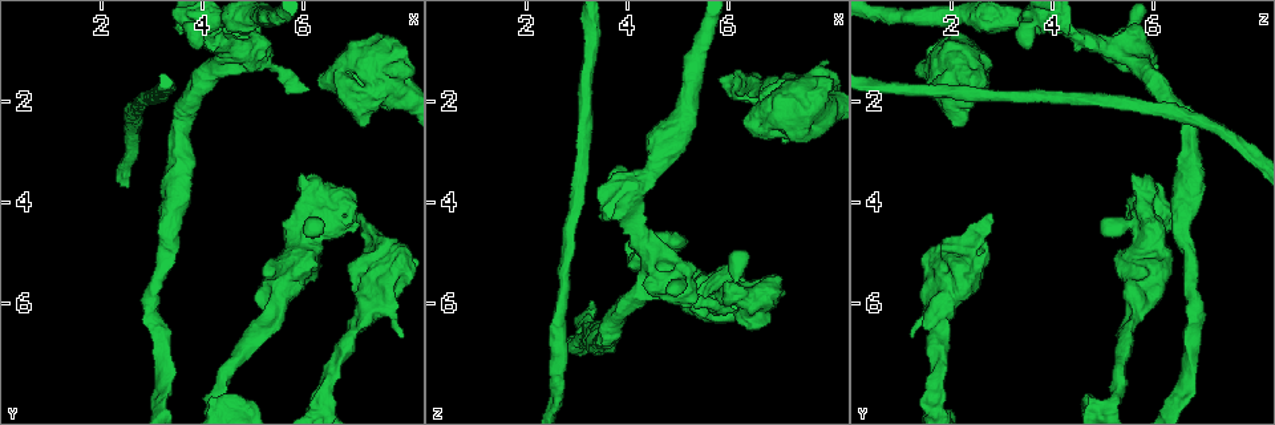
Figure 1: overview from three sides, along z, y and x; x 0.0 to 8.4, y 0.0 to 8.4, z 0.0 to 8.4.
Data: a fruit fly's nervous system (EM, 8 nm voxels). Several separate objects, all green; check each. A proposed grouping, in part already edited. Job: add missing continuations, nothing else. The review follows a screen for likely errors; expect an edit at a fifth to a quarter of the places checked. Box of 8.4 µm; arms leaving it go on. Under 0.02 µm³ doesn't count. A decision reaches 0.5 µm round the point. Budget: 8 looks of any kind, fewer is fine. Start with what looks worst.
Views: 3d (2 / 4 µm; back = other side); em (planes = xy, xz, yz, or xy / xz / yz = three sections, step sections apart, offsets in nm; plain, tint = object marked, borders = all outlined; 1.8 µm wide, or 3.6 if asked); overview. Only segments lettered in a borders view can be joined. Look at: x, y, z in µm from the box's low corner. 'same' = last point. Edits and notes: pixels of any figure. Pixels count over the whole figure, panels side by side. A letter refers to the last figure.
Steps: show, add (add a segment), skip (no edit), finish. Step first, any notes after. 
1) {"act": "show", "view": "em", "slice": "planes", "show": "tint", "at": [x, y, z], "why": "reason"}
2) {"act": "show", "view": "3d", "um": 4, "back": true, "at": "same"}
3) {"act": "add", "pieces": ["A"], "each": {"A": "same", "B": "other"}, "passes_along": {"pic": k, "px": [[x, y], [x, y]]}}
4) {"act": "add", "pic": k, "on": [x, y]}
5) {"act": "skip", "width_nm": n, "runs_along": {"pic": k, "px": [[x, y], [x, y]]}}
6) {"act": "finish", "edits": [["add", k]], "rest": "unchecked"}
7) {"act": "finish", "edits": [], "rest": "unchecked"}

{"act": "show", "view": "em", "slice": "planes", "show": "borders", "at": [7.10, 4.30, 2.85], "why": "branch stops here"}

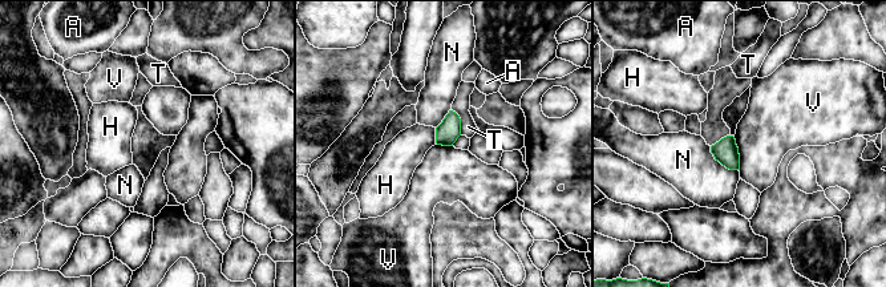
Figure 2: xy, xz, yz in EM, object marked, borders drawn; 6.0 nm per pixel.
{"act": "skip", "each": {"A": "other", "H": "other", "N": "other", "T": "other", "V": "other"}, "border": {"pic": 2, "px": [[733, 137], [737, 145], [739, 170]]}, "found": "no lettered segment goes on from it"}

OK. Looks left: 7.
{"act": "show", "view": "3d", "um": 4, "at": [6.05, 1.80, 6.20], "why": "branch stops here"}

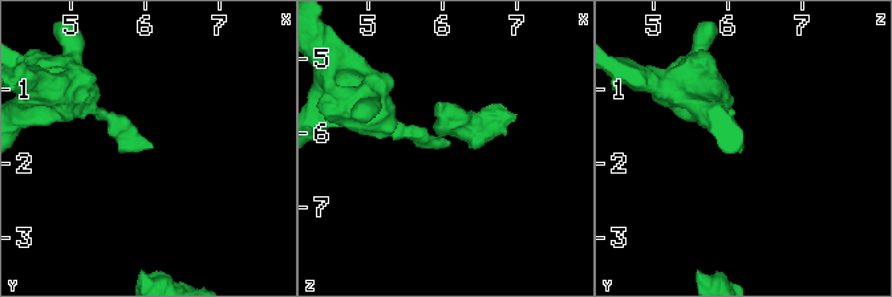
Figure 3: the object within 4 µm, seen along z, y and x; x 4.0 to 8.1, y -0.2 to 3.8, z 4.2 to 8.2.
{"act": "show", "view": "em", "slice": "xy", "step": 4, "show": "borders", "at": [6.05, 1.75, 6.20]}

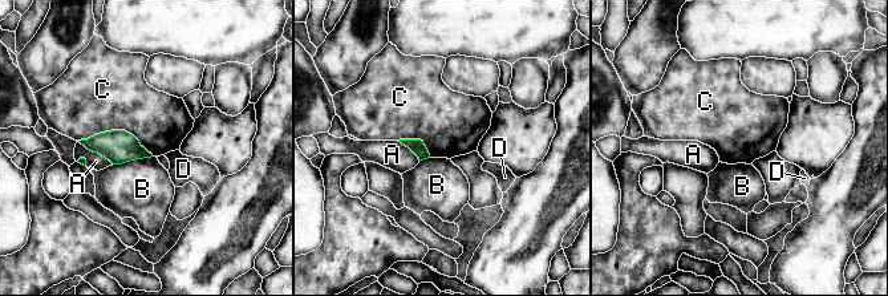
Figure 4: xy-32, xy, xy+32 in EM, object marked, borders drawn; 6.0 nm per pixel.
{"act": "show", "view": "em", "slice": "planes", "show": "borders", "at": "same"}

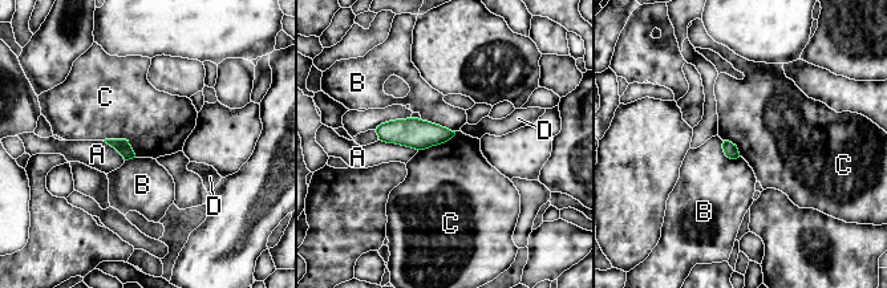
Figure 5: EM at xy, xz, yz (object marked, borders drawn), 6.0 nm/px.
{"act": "skip", "each": {"A": "other", "B": "other", "C": "other", "D": "other"}, "found": "none of them fits"}

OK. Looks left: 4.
{"act": "show", "view": "3d", "um": 4, "back": true, "at": [7.00, 2.35, 2.30]}

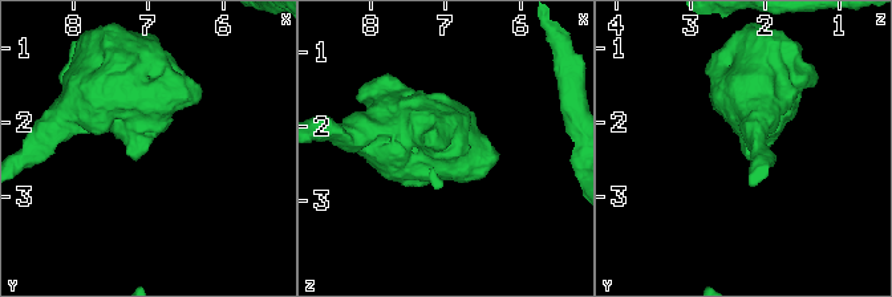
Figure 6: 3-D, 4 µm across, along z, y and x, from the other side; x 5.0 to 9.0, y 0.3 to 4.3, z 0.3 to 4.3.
{"act": "show", "view": "em", "um": 3.6, "slice": "xz", "step": 16, "show": "plain", "at": [7.05, 2.35, 2.30]}

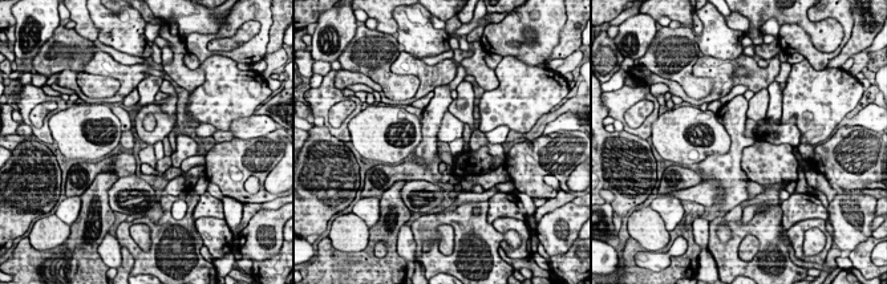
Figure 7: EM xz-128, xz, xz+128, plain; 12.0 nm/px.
{"act": "show", "view": "em", "um": 3.6, "slice": "xz", "step": 16, "show": "borders", "at": "same"}

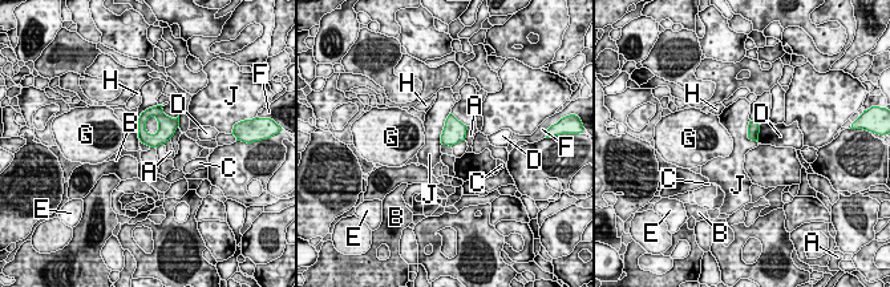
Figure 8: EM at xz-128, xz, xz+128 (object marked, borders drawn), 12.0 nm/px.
{"act": "skip", "each": {"A": "other", "B": "other", "C": "other", "D": "other", "E": "other", "F": "other", "G": "other", "H": "other", "J": "other"}, "border": {"pic": 8, "px": [[157, 104], [141, 113], [138, 140]]}, "found": "none of them fits"}

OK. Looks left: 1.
{"act": "show", "view": "em", "slice": "planes", "show": "borders", "at": [6.45, 4.05, 6.25], "why": "abrupt turn"}

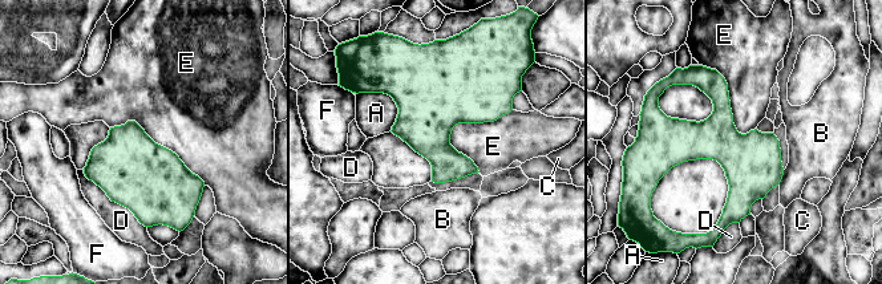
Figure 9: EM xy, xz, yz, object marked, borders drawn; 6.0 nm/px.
{"act": "skip", "each": {"A": "other", "B": "other", "C": "other", "D": "other", "E": "other", "F": "other"}, "border": {"pic": 9, "px": [[512, 109], [458, 122], [449, 143]]}, "found": "no lettered segment goes on from it"}

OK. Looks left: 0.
{"act": "finish", "edits": [], "rest": "unchecked"}

